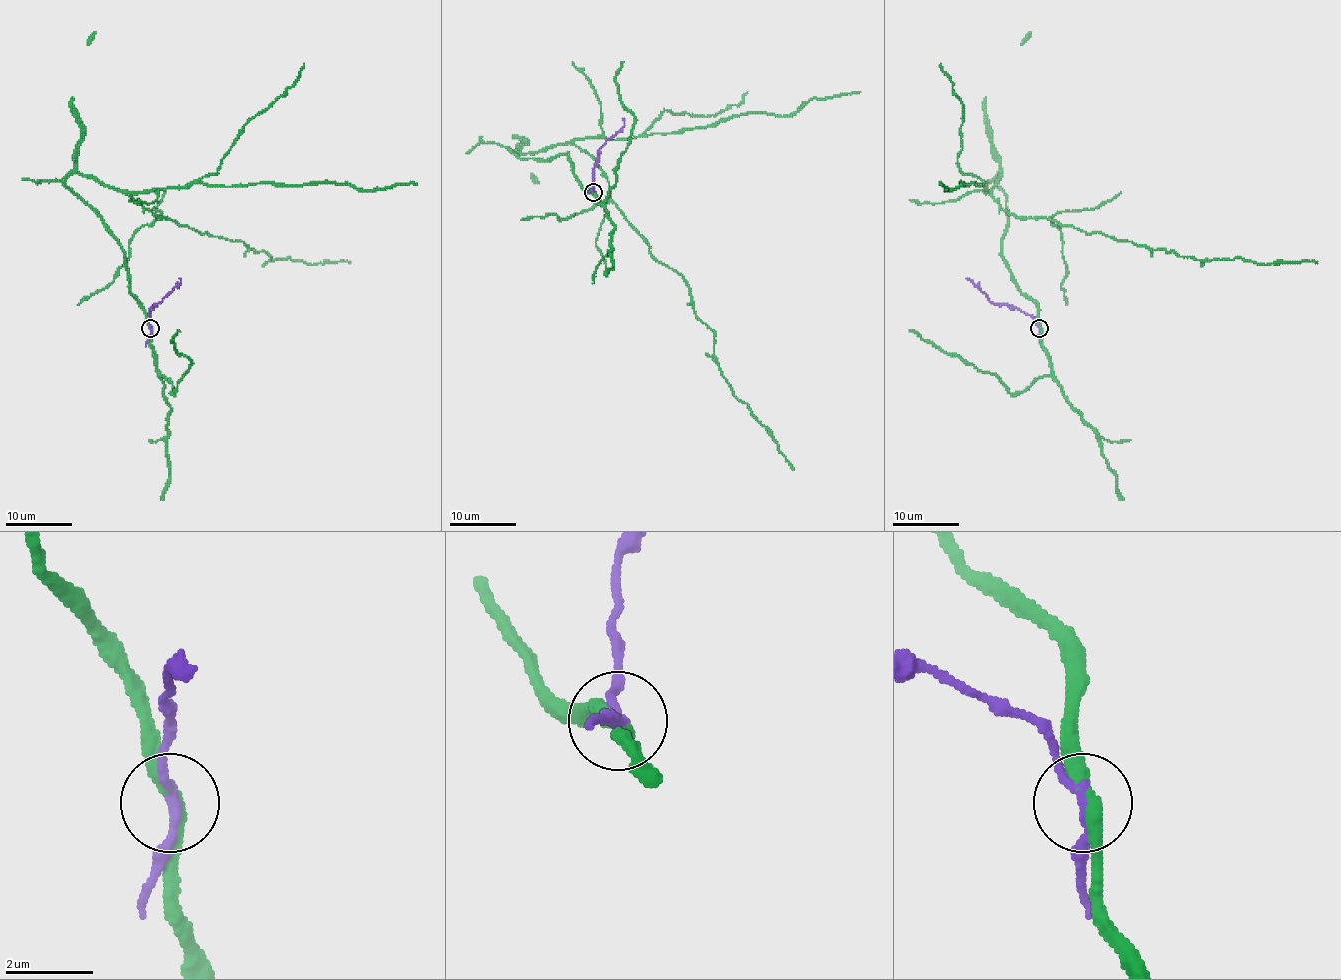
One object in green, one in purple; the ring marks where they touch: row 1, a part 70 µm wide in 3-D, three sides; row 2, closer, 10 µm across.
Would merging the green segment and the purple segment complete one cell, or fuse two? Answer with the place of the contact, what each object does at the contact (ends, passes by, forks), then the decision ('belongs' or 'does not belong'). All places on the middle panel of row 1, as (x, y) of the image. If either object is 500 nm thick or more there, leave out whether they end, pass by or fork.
at (593, 192); green passes by; purple passes by; does not belong

